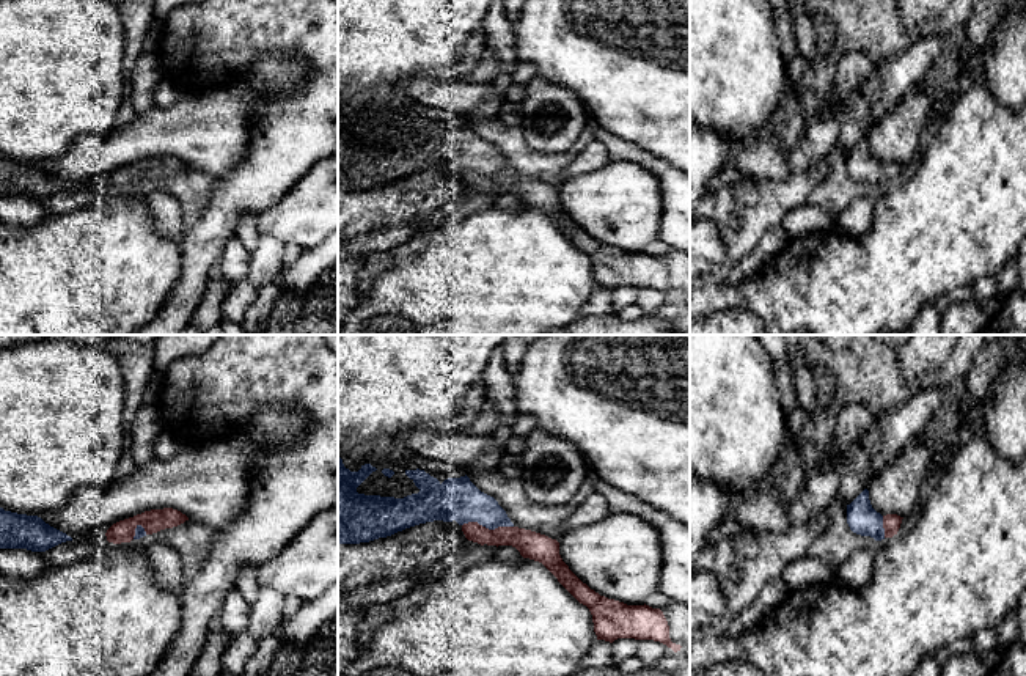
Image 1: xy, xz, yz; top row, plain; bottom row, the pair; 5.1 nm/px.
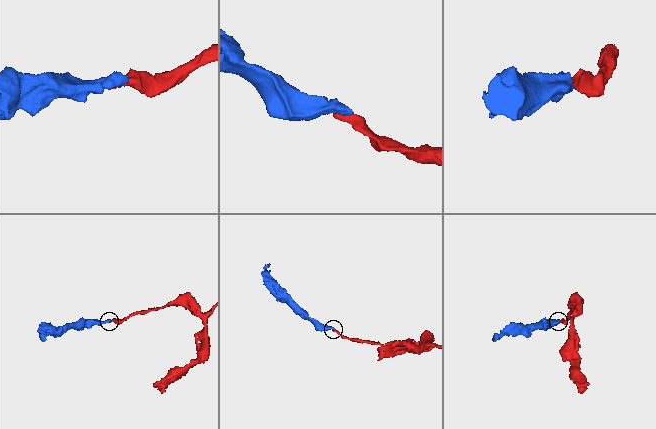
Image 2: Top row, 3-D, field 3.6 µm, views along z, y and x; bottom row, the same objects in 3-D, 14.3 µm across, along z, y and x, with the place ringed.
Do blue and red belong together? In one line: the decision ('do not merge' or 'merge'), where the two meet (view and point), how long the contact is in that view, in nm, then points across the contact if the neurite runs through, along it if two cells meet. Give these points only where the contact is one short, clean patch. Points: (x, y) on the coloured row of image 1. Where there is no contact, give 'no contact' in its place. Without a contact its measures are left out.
merge; contact xz (487, 527); length 260 nm; way xz (456, 499), (487, 527), (530, 544)

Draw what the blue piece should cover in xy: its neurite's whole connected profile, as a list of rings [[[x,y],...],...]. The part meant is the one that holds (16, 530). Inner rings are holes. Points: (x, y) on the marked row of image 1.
[[[0,508],[0,549],[46,552],[66,541],[72,541],[72,538],[50,527],[41,517]]]

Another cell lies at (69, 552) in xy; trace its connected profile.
[[[79,538],[39,552],[50,568],[74,564],[96,550],[94,538]]]

